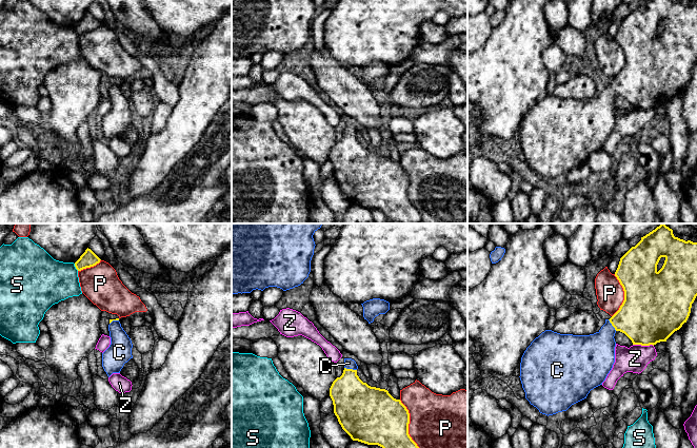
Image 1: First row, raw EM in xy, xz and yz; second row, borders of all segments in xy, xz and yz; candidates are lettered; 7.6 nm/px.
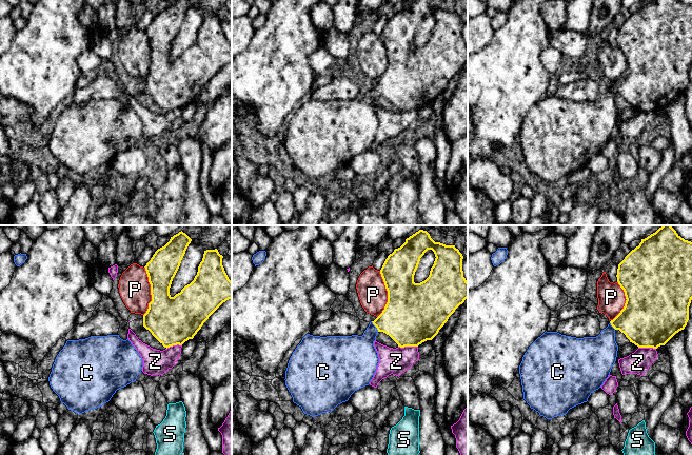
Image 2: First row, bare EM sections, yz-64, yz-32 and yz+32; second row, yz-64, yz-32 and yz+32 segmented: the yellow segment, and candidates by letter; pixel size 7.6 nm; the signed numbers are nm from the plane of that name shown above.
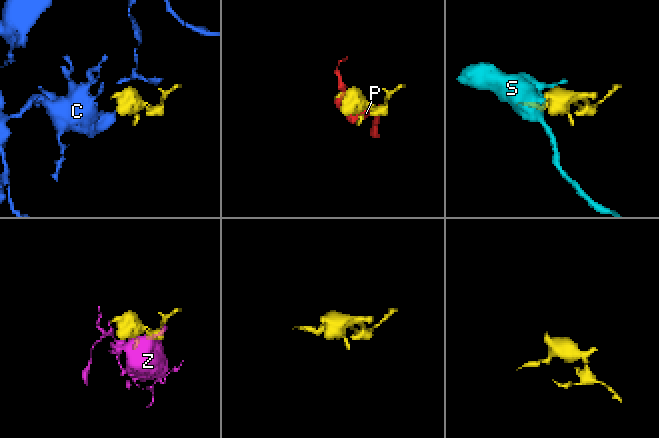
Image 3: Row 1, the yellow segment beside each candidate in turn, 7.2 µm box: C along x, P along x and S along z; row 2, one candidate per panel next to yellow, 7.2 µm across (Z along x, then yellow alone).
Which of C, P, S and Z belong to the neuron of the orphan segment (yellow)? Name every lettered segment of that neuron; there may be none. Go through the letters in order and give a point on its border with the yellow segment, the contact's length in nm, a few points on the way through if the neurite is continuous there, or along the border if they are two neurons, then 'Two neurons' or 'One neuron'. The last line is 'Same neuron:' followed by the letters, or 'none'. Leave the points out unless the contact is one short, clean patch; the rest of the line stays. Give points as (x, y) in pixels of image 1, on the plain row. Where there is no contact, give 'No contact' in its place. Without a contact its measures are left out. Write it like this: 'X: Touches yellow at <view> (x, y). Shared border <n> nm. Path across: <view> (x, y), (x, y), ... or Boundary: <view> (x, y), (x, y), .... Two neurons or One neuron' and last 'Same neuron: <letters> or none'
C: Touches yellow at xz (351, 133). Shared border 100 nm. Path across: xz (354, 166), (351, 158), (351, 133), (349, 127). One neuron
P: Touches yellow at xz (407, 193). Shared border 480 nm. Two neurons
S: Touches yellow at xy (75, 30). Shared border 70 nm. Two neurons
Z: Touches yellow at yz (643, 109). Shared border 160 nm. Two neurons
Same neuron: C

